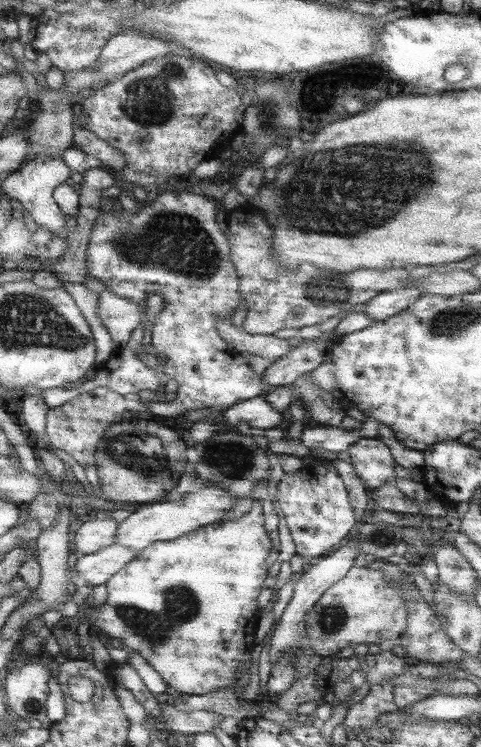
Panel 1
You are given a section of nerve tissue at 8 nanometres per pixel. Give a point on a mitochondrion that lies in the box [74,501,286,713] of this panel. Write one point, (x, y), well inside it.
(179, 599)

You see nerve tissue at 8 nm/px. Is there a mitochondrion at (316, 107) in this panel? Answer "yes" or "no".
no

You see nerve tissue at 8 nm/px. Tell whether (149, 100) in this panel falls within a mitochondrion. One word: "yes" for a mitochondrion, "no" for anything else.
yes

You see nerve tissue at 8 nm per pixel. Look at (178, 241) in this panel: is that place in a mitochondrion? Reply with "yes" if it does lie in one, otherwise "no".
yes

